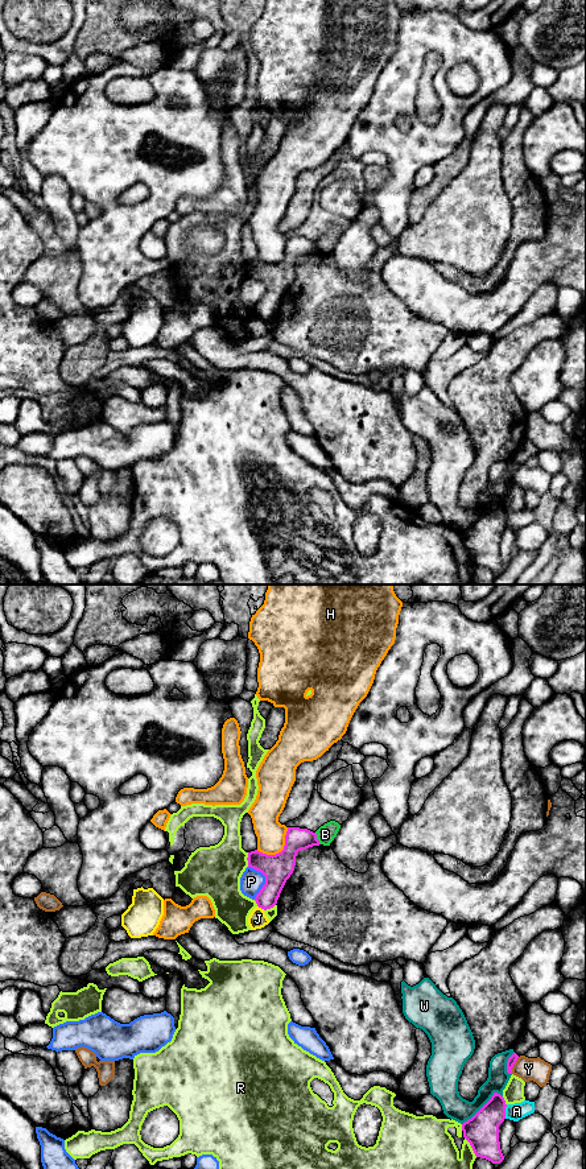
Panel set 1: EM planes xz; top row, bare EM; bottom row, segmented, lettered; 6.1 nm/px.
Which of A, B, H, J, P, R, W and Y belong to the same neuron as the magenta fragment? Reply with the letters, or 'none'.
none

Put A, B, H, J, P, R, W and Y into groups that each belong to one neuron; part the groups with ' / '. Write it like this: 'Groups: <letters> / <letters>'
Groups: A / B / H / J / P / R / W / Y

